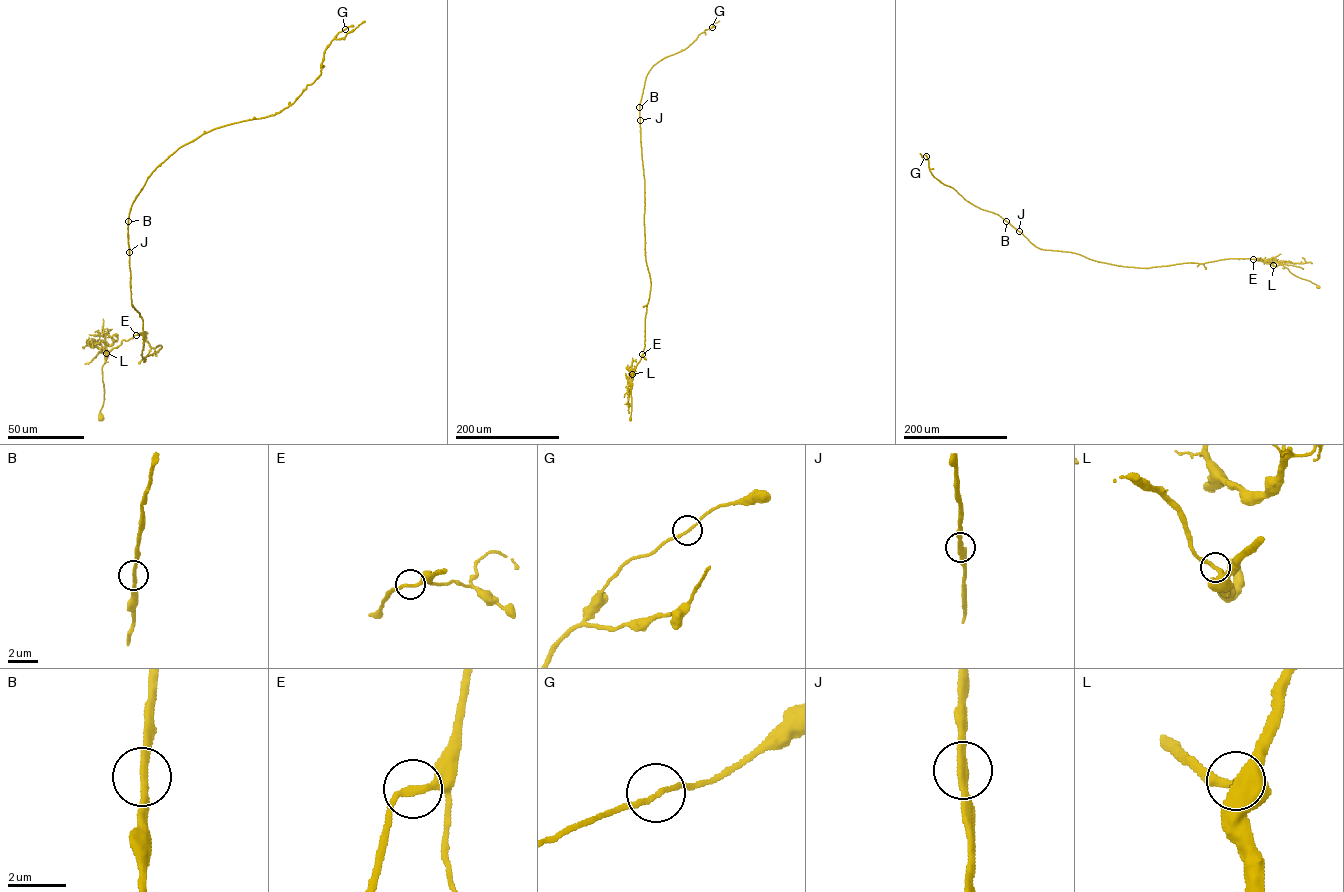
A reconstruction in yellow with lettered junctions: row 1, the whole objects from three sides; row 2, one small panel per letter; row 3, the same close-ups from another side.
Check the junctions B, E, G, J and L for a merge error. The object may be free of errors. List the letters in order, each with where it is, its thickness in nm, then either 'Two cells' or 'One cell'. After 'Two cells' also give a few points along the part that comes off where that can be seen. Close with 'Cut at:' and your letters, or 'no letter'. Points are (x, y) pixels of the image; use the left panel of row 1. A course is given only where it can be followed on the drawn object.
B: Place: (128, 221). Thickness 280 nm. One cell
E: Place: (136, 335). Thickness 240 nm. One cell
G: Place: (345, 29). Thickness 150 nm. One cell
J: Place: (129, 252). Thickness 320 nm. One cell
L: Place: (106, 353). Thickness 400 nm. One cell
Cut at: no letter

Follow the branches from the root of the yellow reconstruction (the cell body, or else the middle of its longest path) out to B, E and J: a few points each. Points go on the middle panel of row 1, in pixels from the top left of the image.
B: (630, 418), (631, 381), (645, 345), (645, 319), (651, 285), (644, 249), (639, 107)
E: (630, 418), (632, 374), (642, 354)
J: (630, 418), (631, 381), (645, 345), (645, 319), (651, 285), (644, 249), (640, 120)

